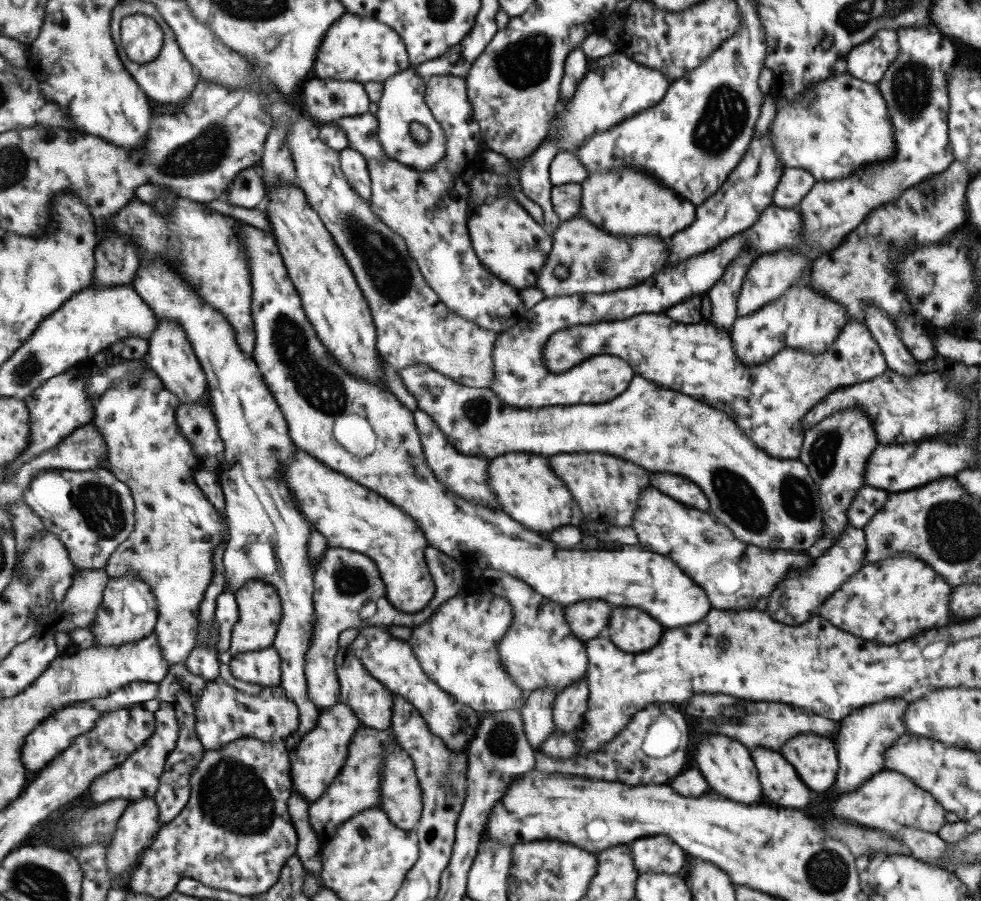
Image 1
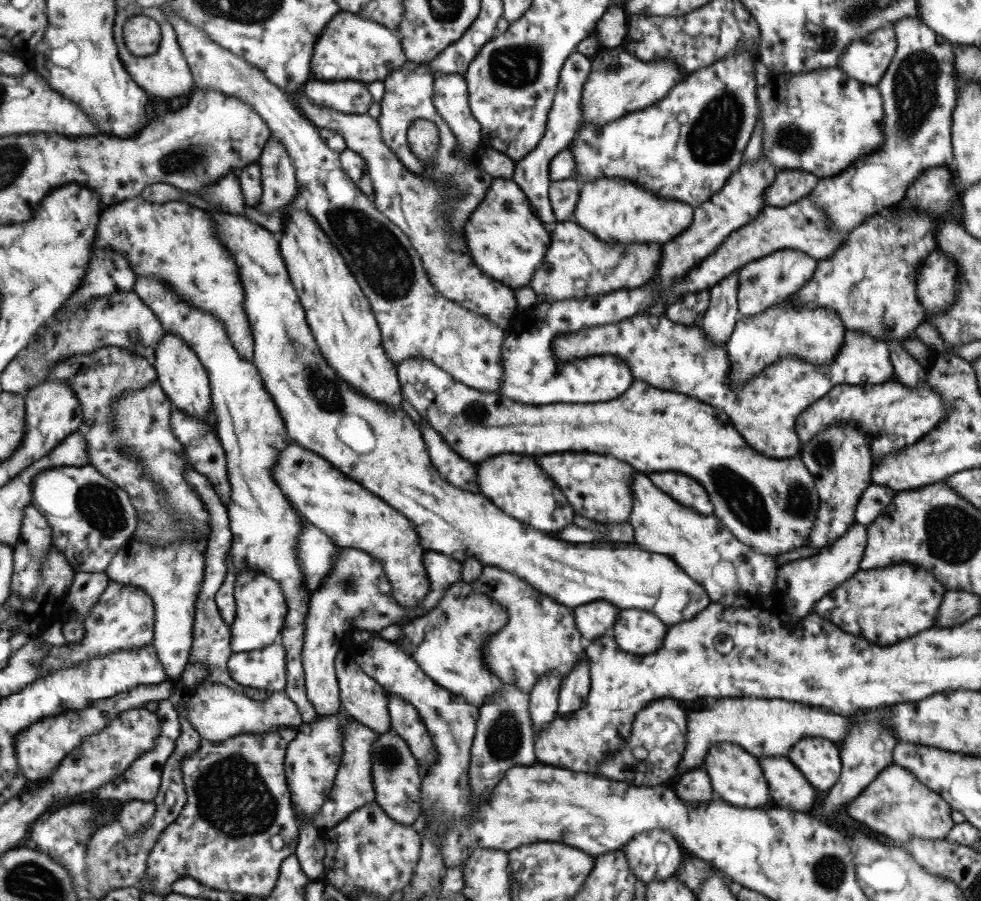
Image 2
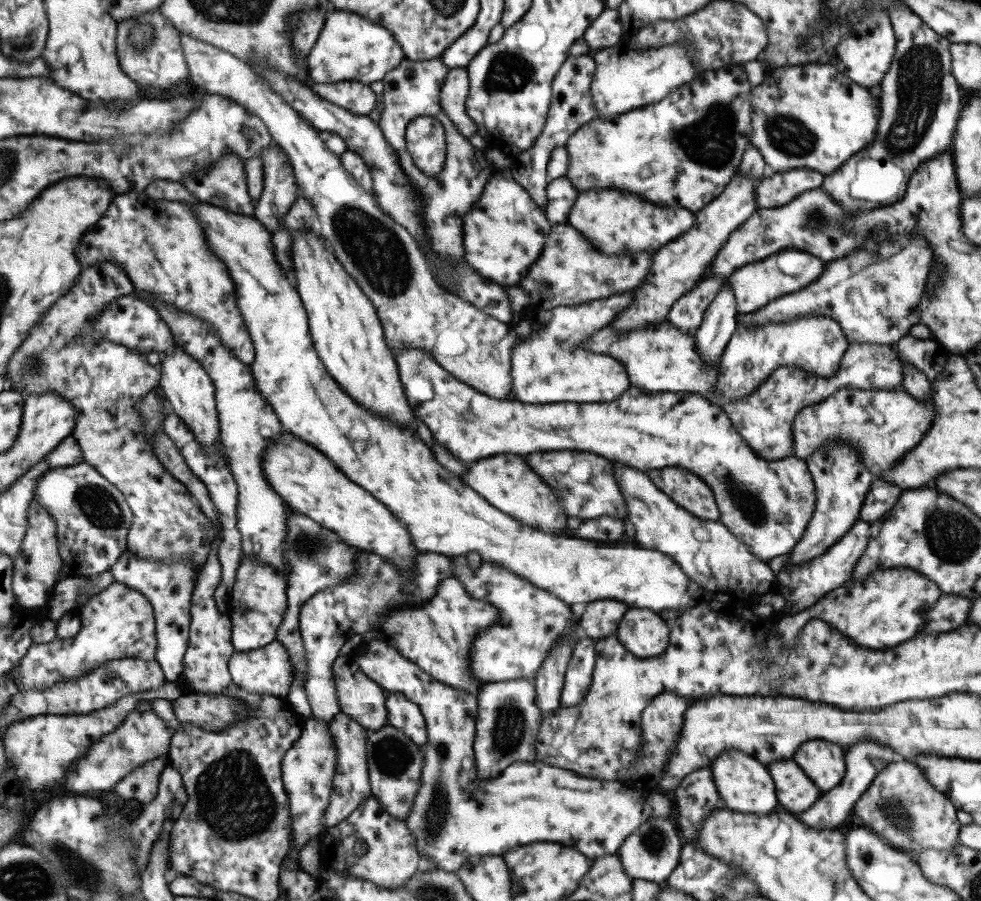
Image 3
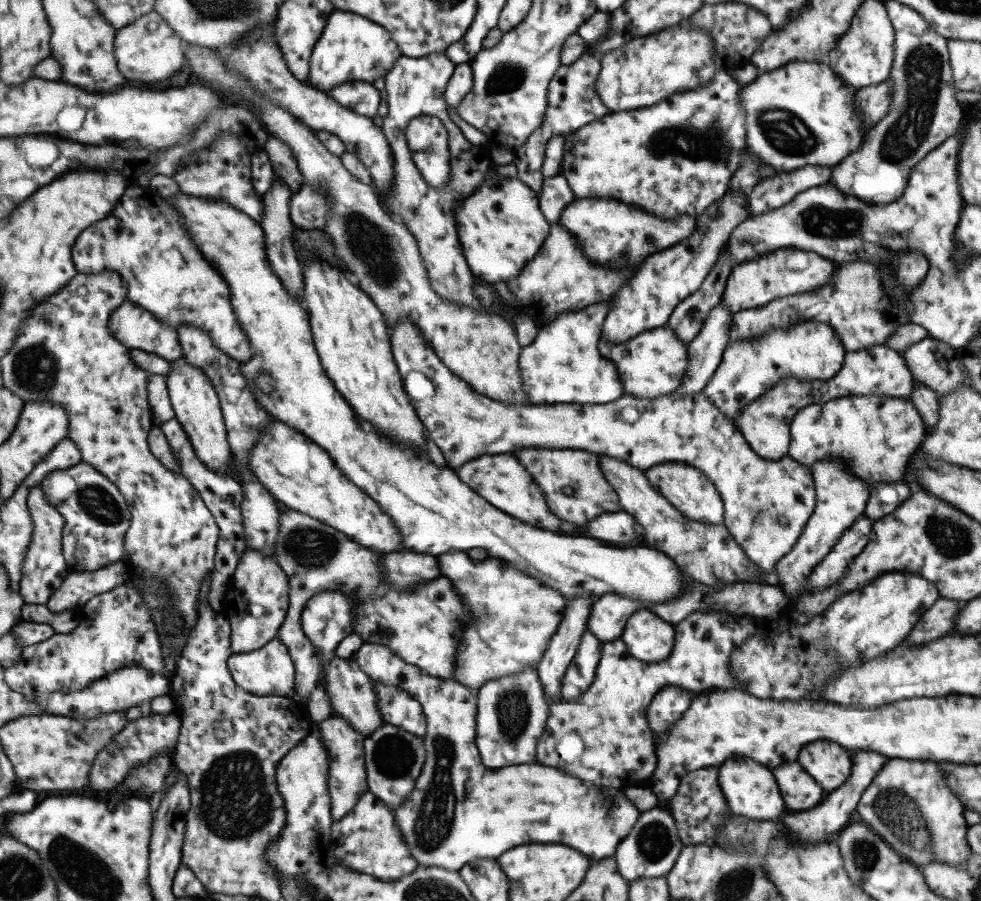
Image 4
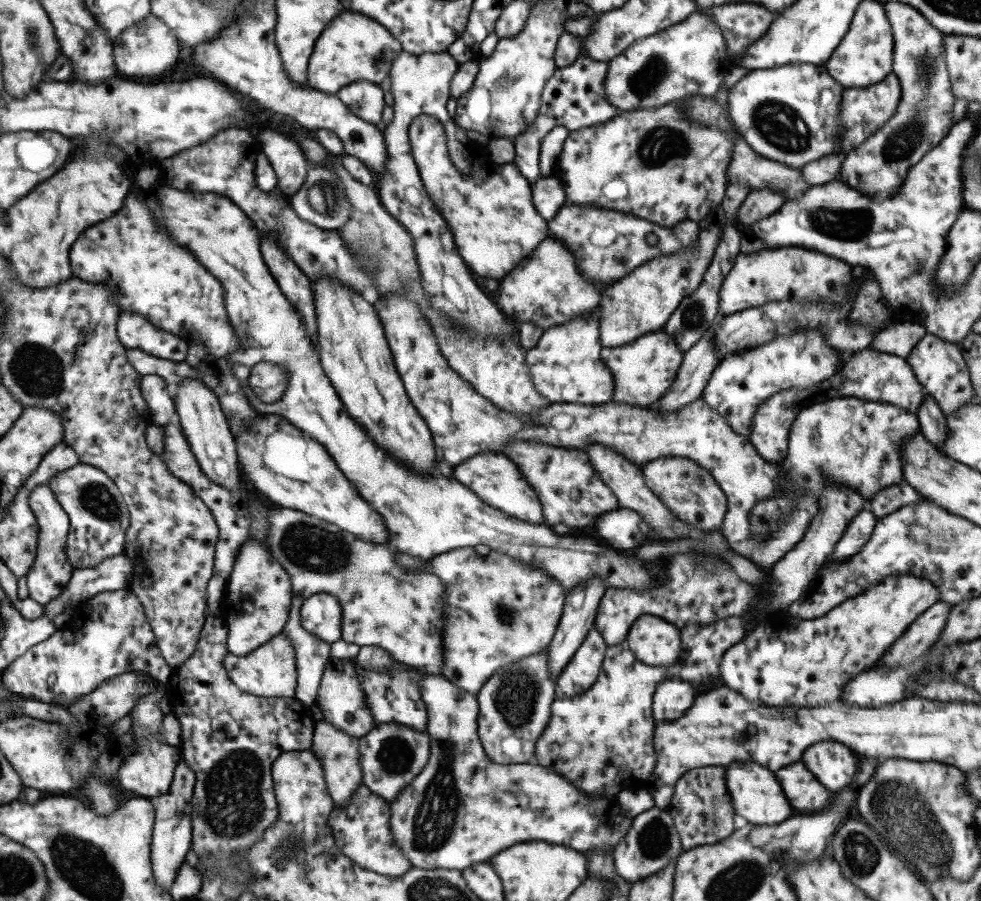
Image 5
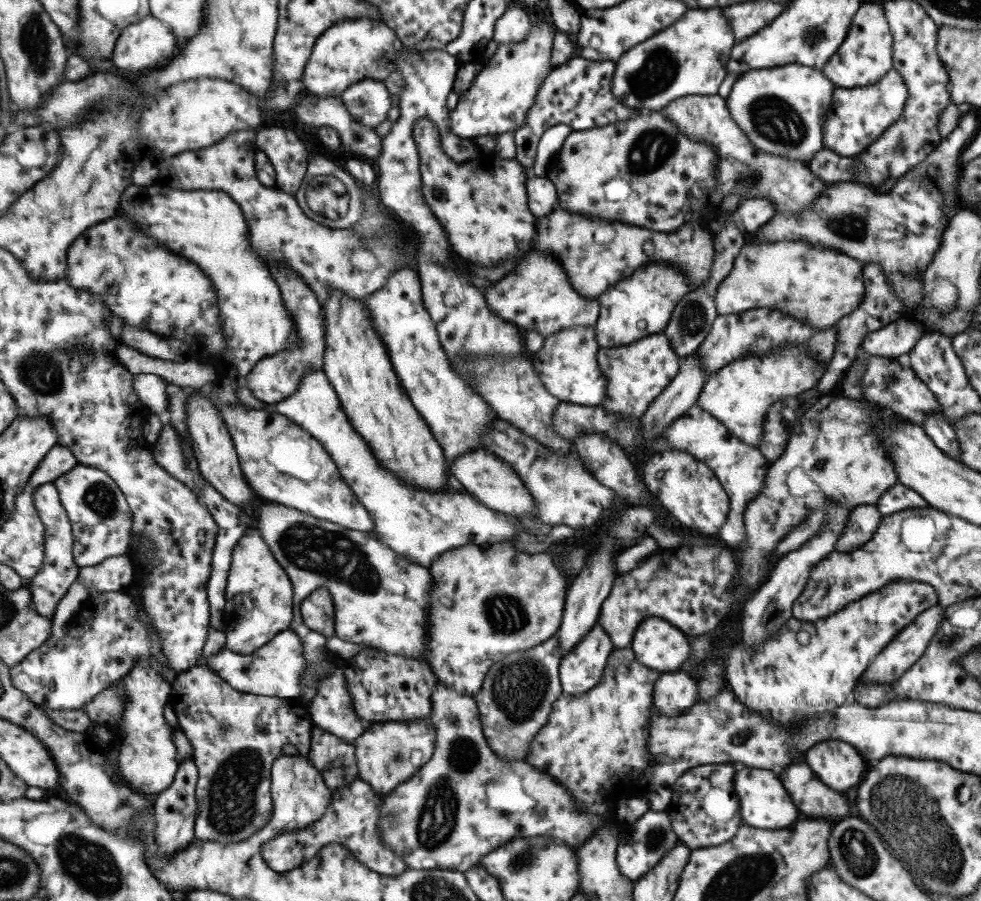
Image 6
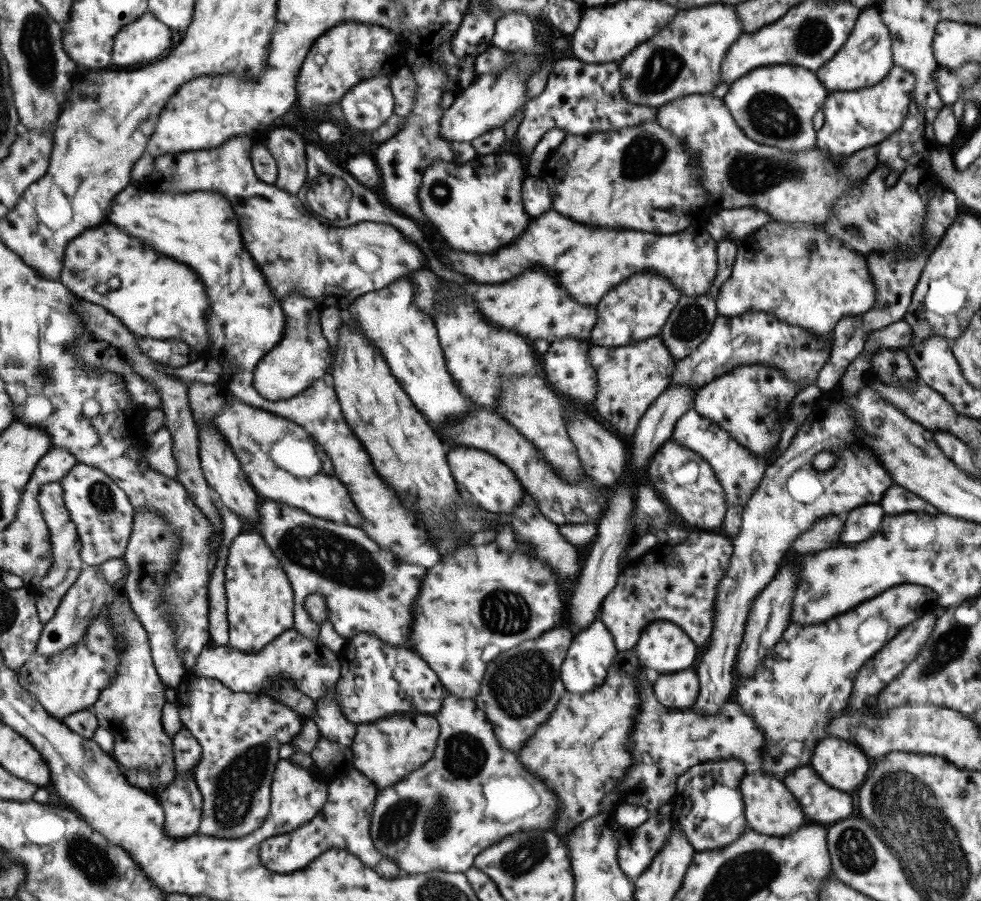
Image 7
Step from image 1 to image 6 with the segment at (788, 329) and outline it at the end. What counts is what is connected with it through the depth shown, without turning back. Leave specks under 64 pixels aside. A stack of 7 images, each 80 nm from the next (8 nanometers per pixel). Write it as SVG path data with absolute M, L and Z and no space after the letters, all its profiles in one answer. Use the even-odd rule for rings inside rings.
M805 342L778 346L778 348L768 350L761 356L754 354L734 360L721 367L717 373L706 377L706 382L697 397L696 405L701 407L701 410L708 412L713 418L716 418L729 433L740 439L741 442L757 449L762 437L764 418L770 404L781 400L785 396L796 396L807 389L814 389L823 372L827 370L826 364L827 361L823 362L820 359L808 356L808 345Z

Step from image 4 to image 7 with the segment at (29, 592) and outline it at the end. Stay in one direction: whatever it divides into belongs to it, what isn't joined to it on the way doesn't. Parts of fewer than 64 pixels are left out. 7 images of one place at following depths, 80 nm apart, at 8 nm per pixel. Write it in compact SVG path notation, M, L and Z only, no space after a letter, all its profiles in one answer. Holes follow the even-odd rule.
M61 481L51 482L41 489L39 498L45 521L48 523L52 534L54 556L53 566L48 576L35 583L37 614L43 624L47 624L55 616L63 596L76 584L76 580L85 567L84 560L81 558L82 540L80 532L77 524L71 520L71 511L67 508L64 492L65 489Z

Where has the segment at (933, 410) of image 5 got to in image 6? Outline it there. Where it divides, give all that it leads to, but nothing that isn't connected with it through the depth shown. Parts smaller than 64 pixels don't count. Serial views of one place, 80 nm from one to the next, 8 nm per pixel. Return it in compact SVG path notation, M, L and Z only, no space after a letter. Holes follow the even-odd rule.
M928 414L920 426L931 439L931 442L933 442L943 454L953 460L960 460L960 456L958 455L960 454L958 438L950 426L949 421L947 421L943 415Z

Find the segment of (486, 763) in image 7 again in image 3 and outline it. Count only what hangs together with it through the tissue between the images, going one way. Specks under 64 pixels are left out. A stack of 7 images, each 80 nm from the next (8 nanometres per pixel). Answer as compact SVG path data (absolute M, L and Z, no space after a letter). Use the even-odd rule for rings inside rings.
M371 640L367 642L366 655L355 656L355 661L359 664L360 670L368 675L369 678L374 679L384 691L391 691L401 693L407 700L414 702L422 714L422 718L425 723L427 741L421 746L422 767L420 768L419 784L420 787L415 794L413 804L409 809L402 821L408 828L408 831L413 837L417 853L419 856L427 855L433 863L435 863L438 869L444 870L448 873L455 873L456 870L464 865L466 861L473 856L481 857L485 855L503 855L510 849L523 846L523 844L529 844L529 842L557 842L560 845L573 848L575 844L575 850L580 854L583 854L589 860L595 860L603 855L613 855L617 853L619 845L625 840L626 836L629 836L642 822L645 822L648 818L659 817L664 819L675 819L675 806L673 806L671 800L671 793L667 793L667 796L663 796L663 792L659 792L656 789L652 789L647 795L643 795L642 790L635 788L632 785L626 785L619 781L599 781L595 778L589 778L583 776L577 776L569 770L563 770L563 768L553 768L553 766L545 765L541 762L529 762L516 761L511 765L506 766L498 775L497 778L491 778L491 780L483 780L483 782L477 782L475 762L473 762L474 754L472 750L472 742L474 740L474 723L477 714L476 695L469 694L467 691L447 686L447 684L433 680L427 673L424 673L414 662L403 658L392 646L385 644L379 640Z

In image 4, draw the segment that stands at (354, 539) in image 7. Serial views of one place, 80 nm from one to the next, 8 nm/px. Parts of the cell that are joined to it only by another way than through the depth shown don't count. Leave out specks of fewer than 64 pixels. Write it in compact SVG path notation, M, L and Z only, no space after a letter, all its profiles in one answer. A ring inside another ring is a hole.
M284 508L284 517L281 518L279 542L275 546L274 556L288 574L290 580L290 609L284 625L280 628L278 638L281 639L290 650L296 666L296 692L307 702L312 692L316 691L317 674L317 646L305 634L302 626L302 614L305 605L311 601L317 593L325 590L339 591L346 596L354 598L354 623L352 632L359 635L362 642L381 644L386 646L395 656L403 662L416 666L421 672L432 677L442 679L453 678L454 654L459 640L459 634L463 630L463 624L467 618L471 618L459 604L459 598L455 596L456 590L447 578L441 576L433 582L419 582L415 588L409 590L395 590L389 583L382 579L380 558L383 554L361 546L361 543L347 540L345 534L337 532L333 527L321 524L309 514Z

